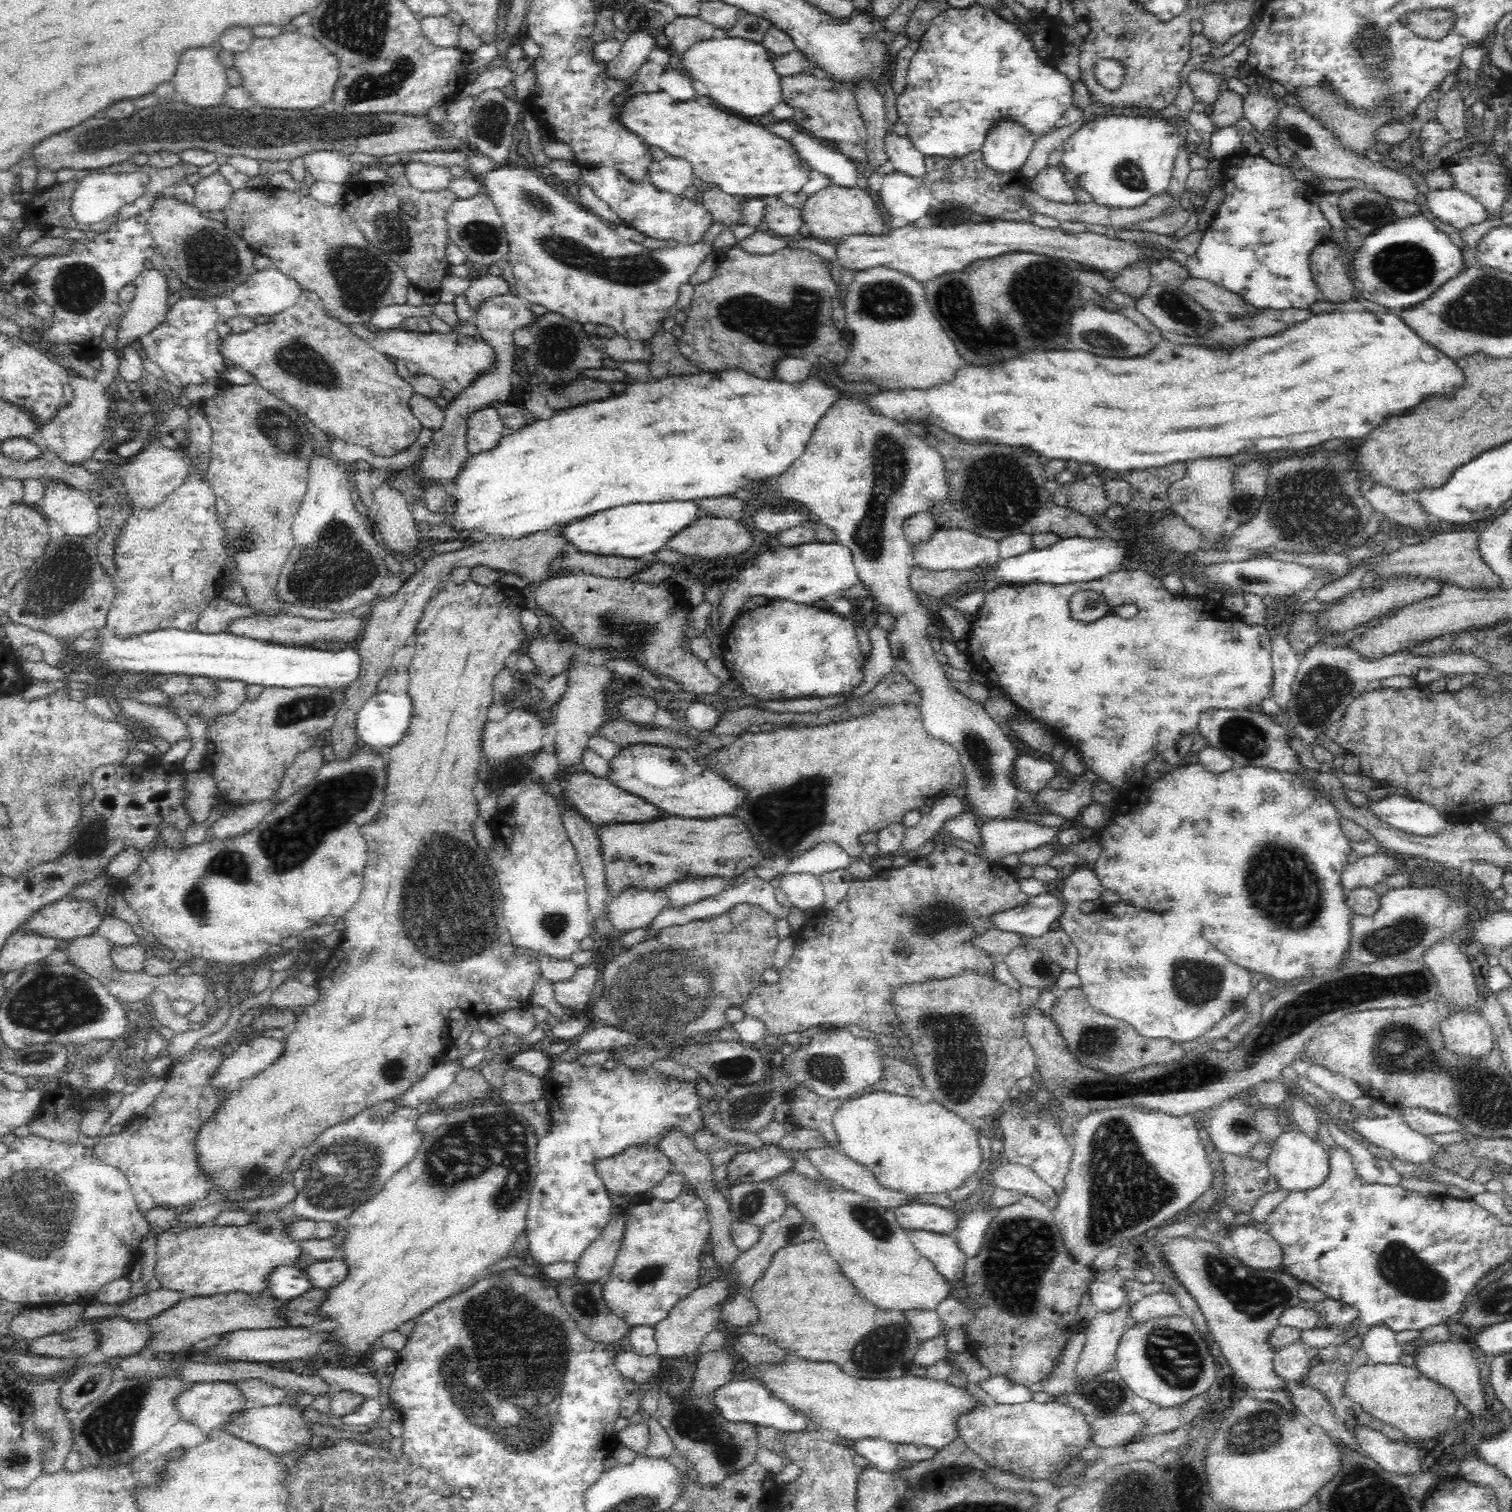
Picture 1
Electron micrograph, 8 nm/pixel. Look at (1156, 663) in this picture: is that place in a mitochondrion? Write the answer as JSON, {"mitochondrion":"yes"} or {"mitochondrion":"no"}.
{"mitochondrion":"yes"}

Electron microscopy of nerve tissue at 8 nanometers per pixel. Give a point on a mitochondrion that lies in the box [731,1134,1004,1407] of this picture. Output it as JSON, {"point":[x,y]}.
{"point":[878,1350]}

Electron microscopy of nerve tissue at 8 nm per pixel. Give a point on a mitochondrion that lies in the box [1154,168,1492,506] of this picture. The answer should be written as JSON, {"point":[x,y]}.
{"point":[1404,267]}

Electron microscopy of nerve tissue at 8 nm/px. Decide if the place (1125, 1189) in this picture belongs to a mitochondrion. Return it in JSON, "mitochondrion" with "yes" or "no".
{"mitochondrion":"yes"}

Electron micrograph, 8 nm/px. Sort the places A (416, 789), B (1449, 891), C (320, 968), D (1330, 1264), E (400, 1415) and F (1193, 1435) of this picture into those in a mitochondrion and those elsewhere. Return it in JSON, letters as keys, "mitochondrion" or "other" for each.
{"A":"other","B":"other","C":"other","D":"other","E":"other","F":"other"}

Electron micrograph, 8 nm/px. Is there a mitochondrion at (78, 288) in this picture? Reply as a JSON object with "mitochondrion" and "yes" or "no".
{"mitochondrion":"yes"}

